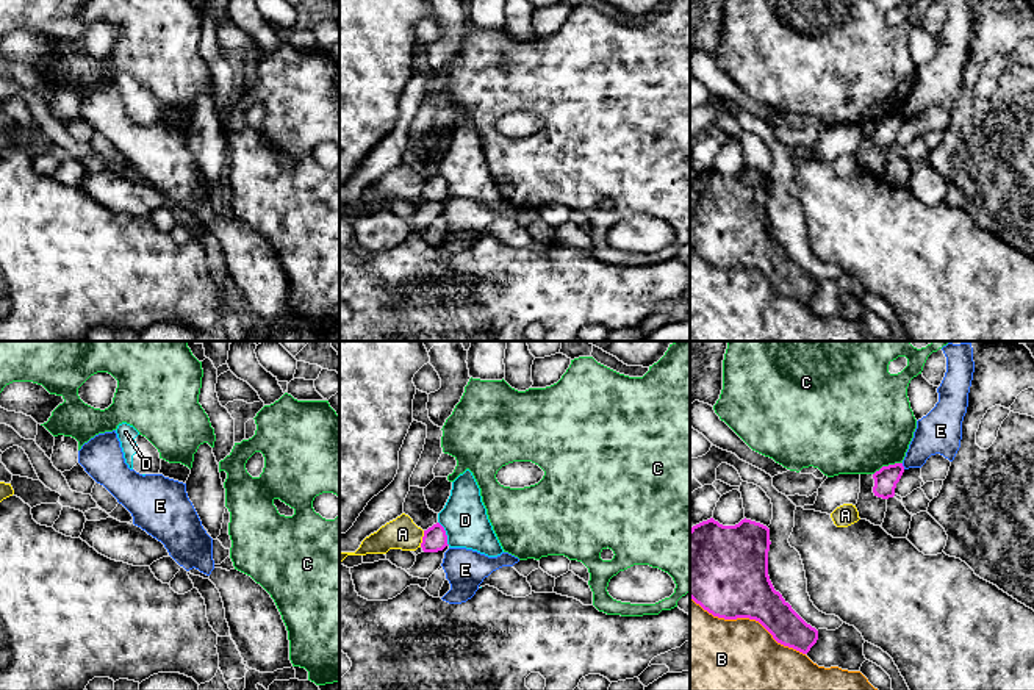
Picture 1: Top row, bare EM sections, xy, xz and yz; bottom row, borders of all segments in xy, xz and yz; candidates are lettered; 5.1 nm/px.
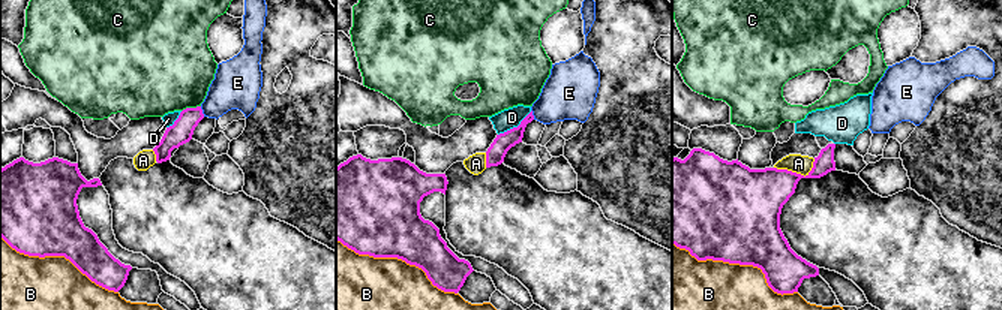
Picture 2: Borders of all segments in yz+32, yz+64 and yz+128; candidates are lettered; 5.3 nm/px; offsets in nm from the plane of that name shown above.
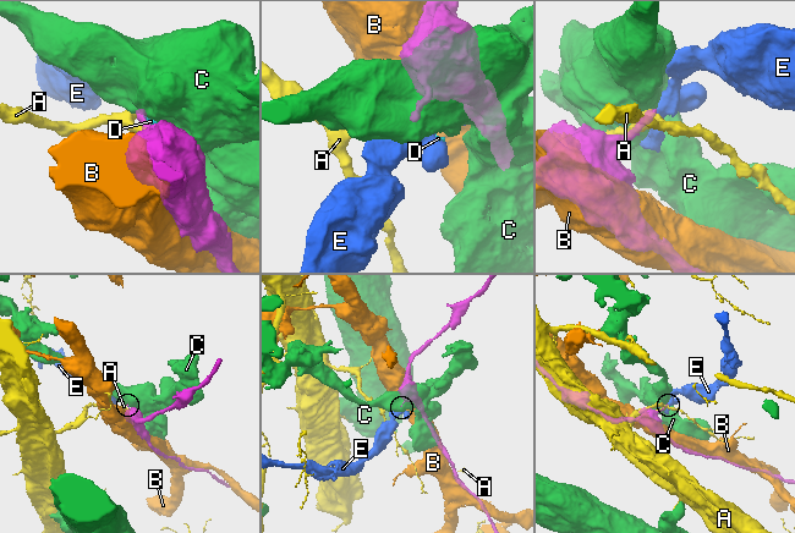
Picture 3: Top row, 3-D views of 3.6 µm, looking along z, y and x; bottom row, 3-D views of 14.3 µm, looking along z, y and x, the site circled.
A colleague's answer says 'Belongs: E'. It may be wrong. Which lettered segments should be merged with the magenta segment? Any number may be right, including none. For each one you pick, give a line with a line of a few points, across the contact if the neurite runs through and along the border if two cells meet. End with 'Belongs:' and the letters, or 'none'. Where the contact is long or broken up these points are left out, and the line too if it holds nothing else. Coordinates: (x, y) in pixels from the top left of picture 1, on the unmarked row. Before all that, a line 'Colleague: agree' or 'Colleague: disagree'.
Colleague: disagree
Belongs: none

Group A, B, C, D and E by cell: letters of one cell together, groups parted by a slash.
A / B / C / D / E

